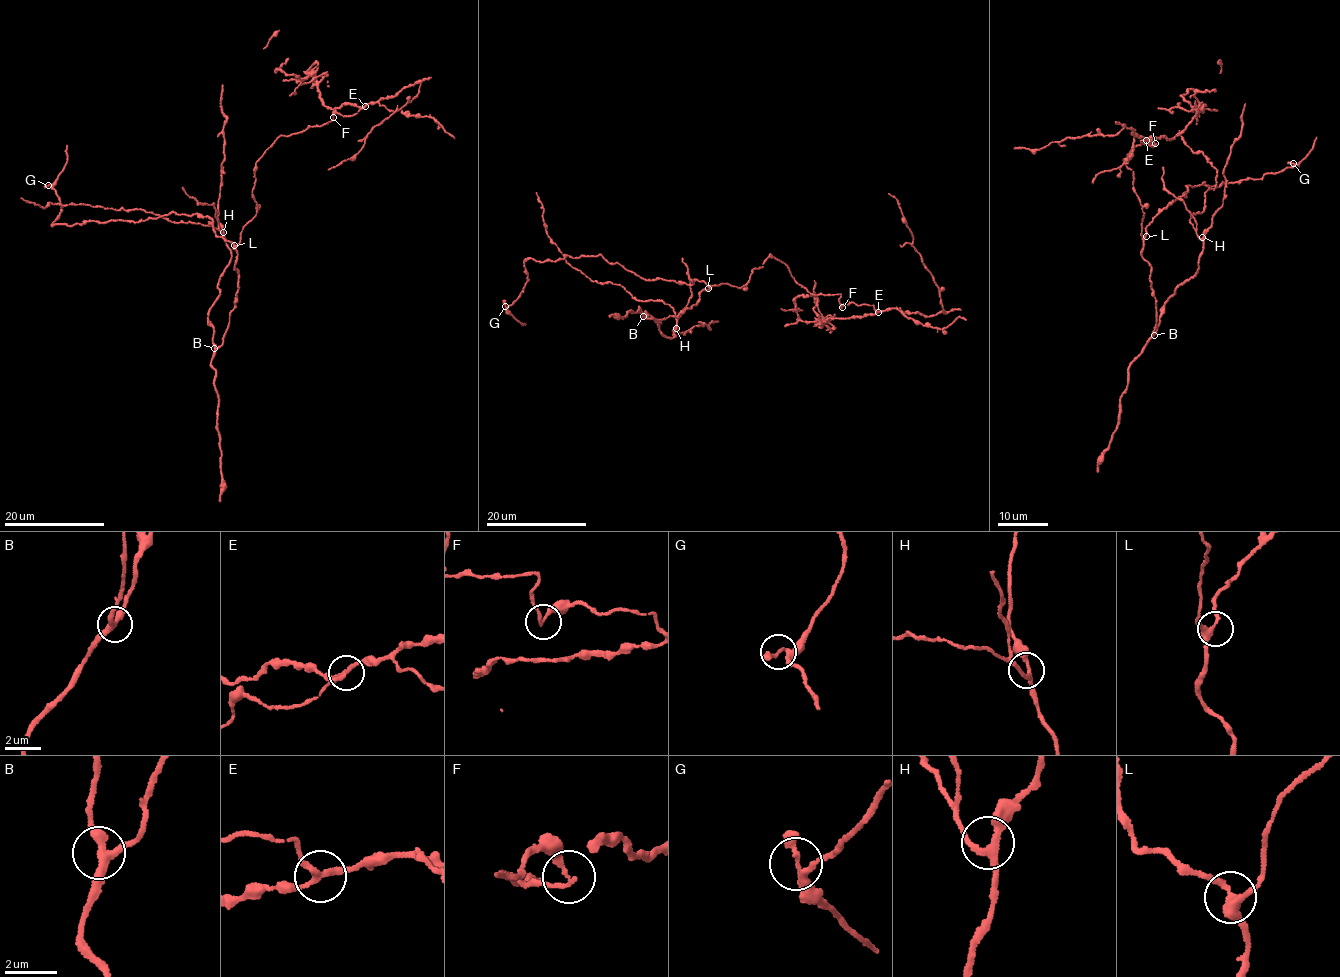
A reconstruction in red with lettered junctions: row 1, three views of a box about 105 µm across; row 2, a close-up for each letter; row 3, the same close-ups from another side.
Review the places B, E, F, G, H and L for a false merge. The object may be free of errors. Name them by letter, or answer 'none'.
E

